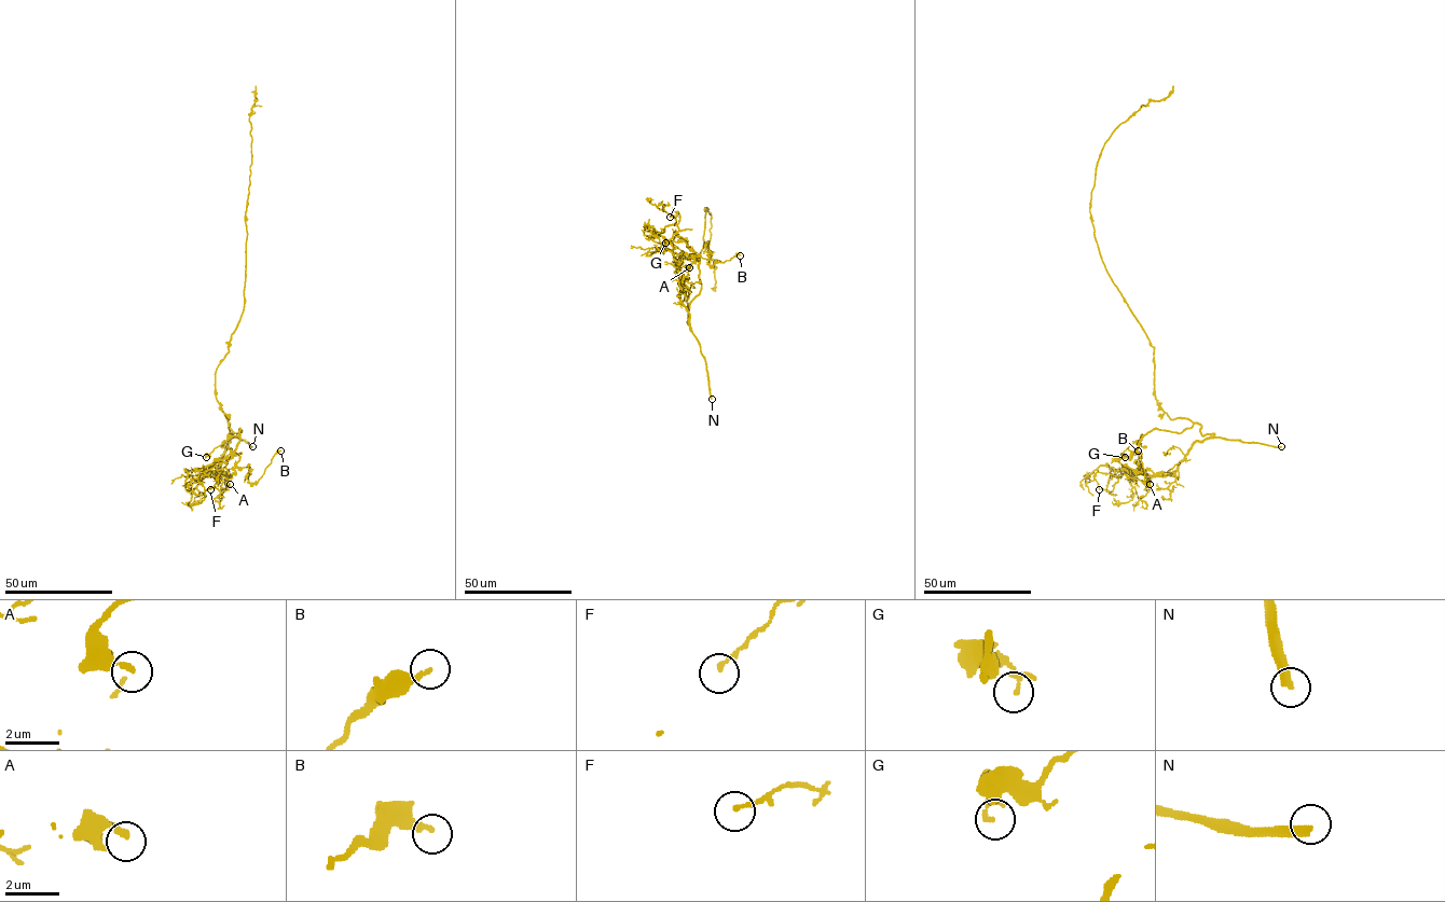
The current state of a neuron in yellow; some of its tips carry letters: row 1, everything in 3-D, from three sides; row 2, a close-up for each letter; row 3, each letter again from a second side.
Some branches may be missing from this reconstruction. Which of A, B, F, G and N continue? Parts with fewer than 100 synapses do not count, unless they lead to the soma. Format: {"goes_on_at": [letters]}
{"goes_on_at": ["N"]}

